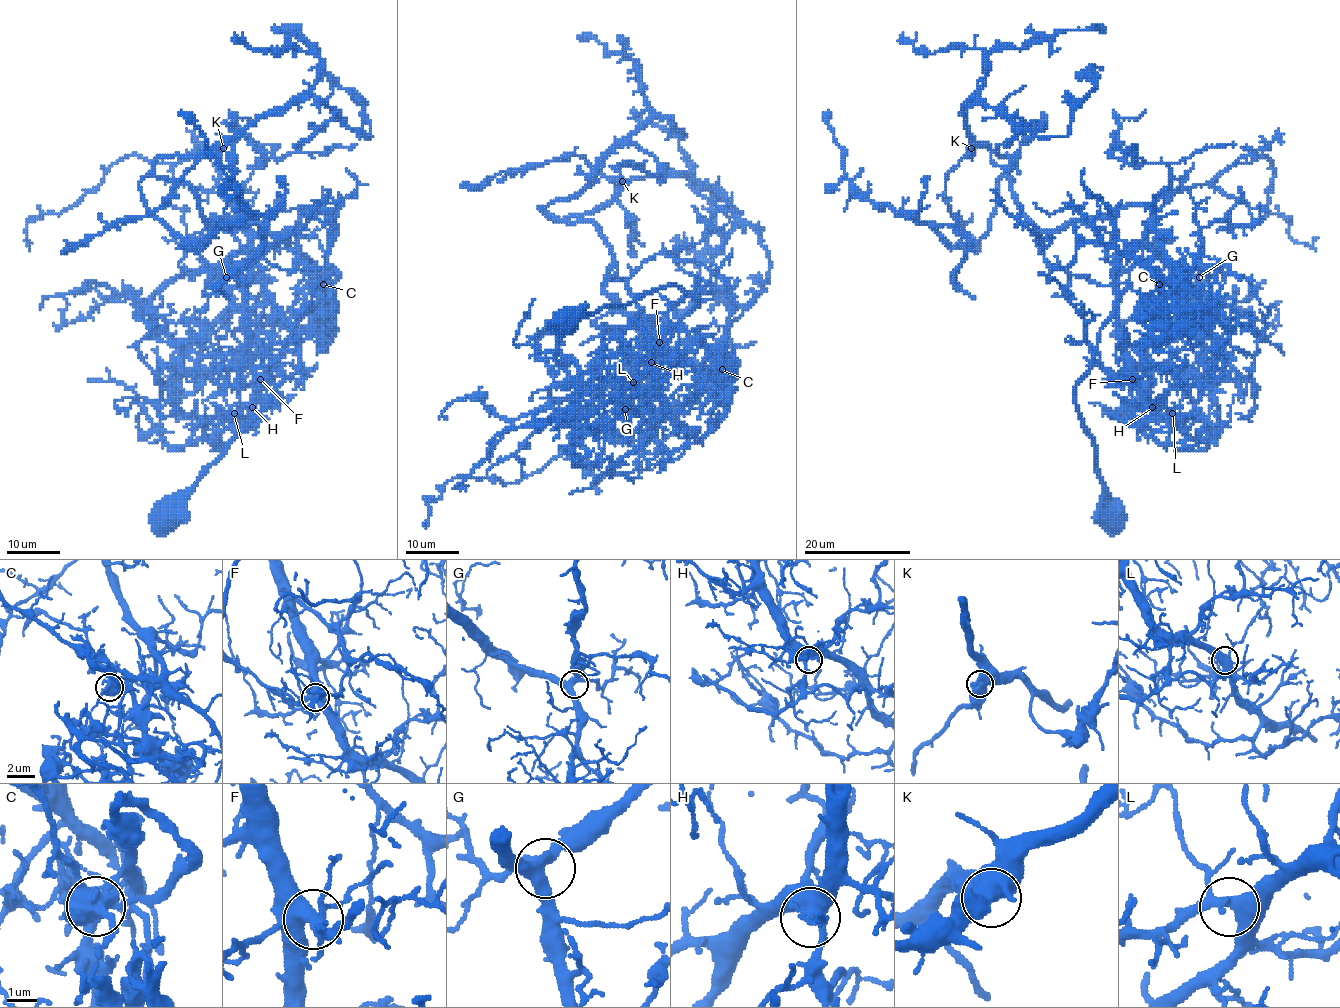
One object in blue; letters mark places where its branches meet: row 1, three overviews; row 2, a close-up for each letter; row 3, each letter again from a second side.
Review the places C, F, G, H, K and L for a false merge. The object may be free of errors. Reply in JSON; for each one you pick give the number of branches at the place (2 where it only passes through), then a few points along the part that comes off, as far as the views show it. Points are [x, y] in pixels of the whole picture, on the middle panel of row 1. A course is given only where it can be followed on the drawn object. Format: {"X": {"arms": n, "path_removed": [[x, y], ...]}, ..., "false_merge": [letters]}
{"C": {"arms": 6, "path_removed": [[722, 369], [721, 384], [730, 397], [734, 377], [728, 374], [728, 365], [719, 353], [714, 352]]}, "false_merge": ["C"]}

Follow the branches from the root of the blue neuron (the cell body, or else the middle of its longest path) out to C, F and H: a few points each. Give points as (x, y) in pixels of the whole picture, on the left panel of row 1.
C: (171, 519), (196, 479), (299, 363), (294, 330), (252, 258), (252, 238), (283, 233), (323, 283)
F: (171, 519), (196, 479), (299, 363), (294, 330), (268, 291), (251, 246), (247, 349), (260, 379)
H: (171, 519), (196, 479), (299, 363), (294, 330), (268, 291), (251, 246), (246, 327), (255, 382), (252, 407)

